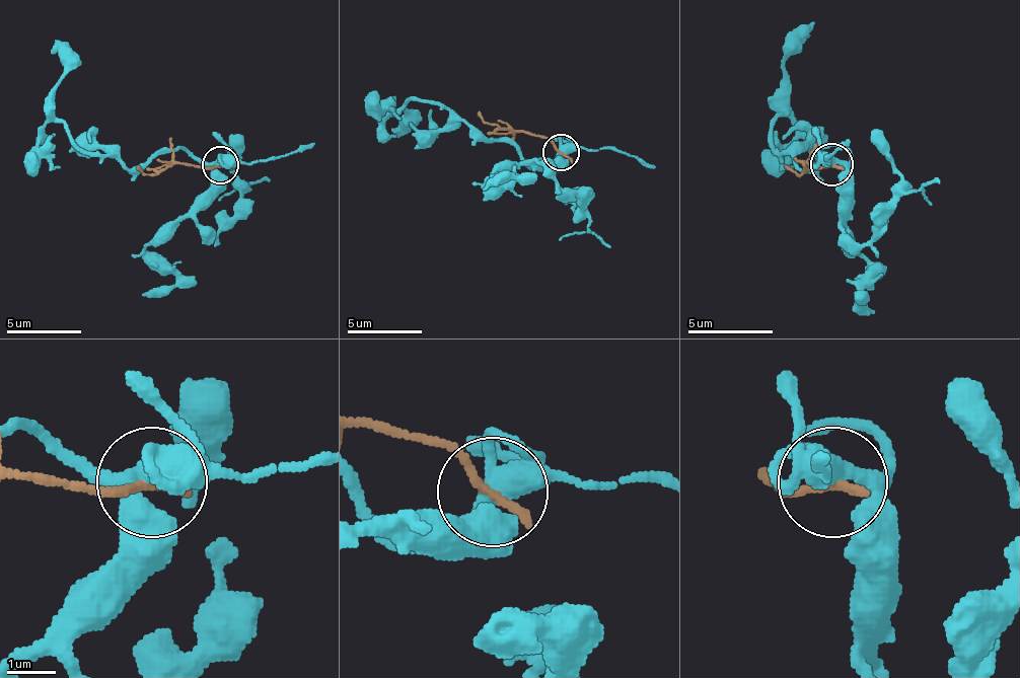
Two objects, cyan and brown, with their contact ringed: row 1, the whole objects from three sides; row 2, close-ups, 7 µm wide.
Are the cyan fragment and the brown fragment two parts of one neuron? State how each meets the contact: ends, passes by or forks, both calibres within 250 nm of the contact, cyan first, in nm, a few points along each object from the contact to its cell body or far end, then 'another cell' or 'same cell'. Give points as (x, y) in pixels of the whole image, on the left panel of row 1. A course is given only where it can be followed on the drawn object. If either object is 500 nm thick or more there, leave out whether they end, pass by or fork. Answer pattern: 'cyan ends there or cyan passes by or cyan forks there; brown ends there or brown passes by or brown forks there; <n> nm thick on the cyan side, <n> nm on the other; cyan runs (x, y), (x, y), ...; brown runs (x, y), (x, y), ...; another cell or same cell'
cyan forks there; brown ends there; 400 nm thick on the cyan side, 220 nm on the other; cyan runs (219, 166), (170, 147), (130, 169), (115, 155), (81, 151), (56, 114), (63, 66), (56, 40); brown runs (219, 166), (181, 162), (145, 173), (137, 166); another cell

